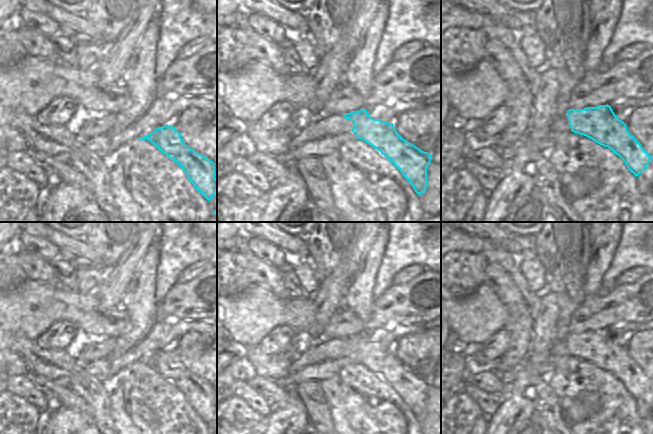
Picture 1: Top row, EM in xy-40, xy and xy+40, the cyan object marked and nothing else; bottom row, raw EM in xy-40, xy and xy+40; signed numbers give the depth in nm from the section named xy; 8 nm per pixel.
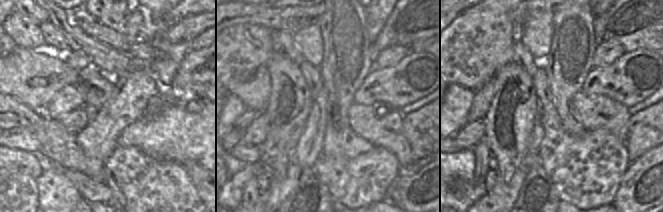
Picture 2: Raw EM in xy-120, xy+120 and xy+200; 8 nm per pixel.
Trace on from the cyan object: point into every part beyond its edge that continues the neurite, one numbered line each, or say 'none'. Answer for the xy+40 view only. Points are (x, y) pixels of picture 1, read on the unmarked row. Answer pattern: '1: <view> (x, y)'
none

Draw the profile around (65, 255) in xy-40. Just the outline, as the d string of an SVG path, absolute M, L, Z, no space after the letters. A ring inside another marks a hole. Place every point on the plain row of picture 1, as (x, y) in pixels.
M59 250L59 257L68 261L74 267L78 267L82 263L86 263L85 261L80 261L75 255L68 251Z

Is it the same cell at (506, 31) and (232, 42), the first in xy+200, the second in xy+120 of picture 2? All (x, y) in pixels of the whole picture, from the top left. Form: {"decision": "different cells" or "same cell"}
{"decision": "same cell"}

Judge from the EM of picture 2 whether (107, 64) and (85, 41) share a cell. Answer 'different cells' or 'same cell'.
same cell

